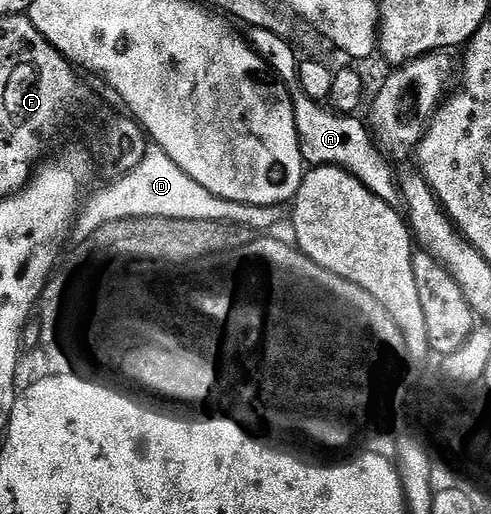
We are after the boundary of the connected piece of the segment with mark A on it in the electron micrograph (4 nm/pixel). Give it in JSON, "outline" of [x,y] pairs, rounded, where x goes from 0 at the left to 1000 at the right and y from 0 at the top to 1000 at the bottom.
{"outline":[[[611,173],[597,175],[595,210],[599,212],[599,243],[607,251],[607,274],[615,290],[621,319],[637,327],[684,323],[717,339],[729,354],[782,391],[786,399],[809,407],[821,405],[823,383],[811,370],[811,340],[798,335],[792,304],[774,290],[752,241],[737,230],[715,232],[709,220],[666,216],[662,202],[648,195],[627,193]]]}

